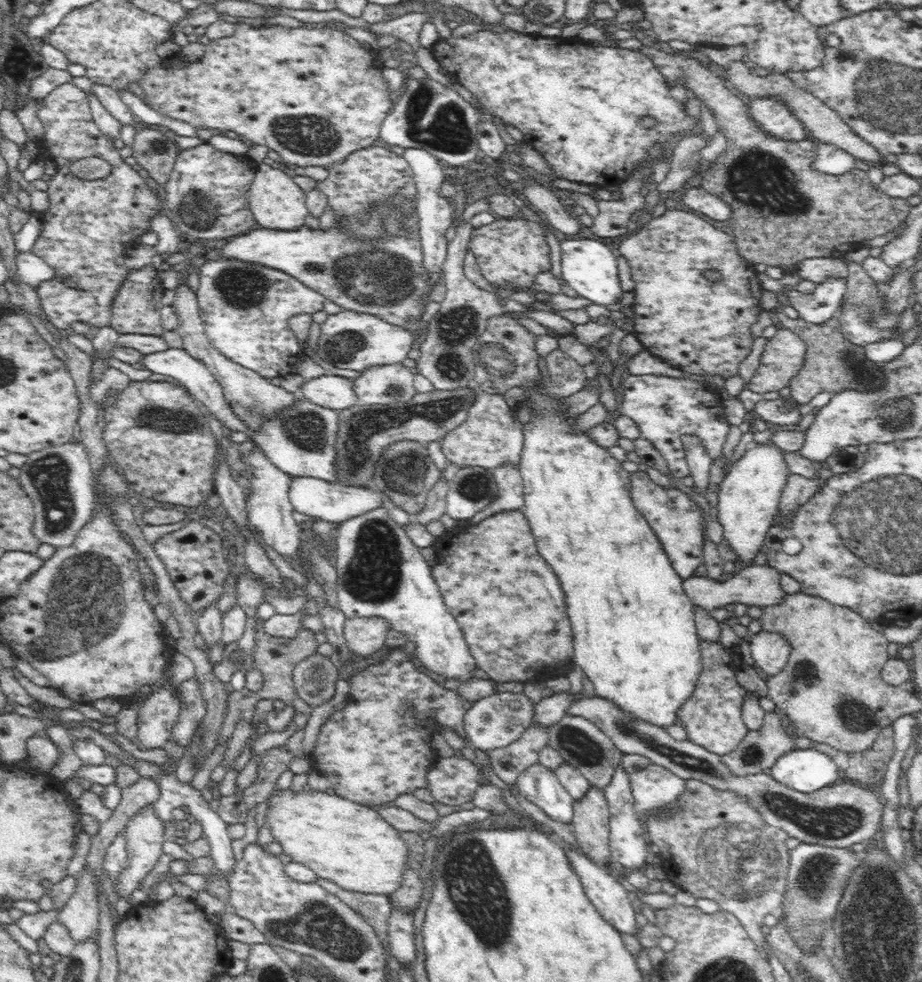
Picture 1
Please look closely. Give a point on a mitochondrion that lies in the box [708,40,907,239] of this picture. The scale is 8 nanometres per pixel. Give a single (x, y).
(760, 178)

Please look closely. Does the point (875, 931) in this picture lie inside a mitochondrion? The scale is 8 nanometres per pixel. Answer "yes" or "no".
yes

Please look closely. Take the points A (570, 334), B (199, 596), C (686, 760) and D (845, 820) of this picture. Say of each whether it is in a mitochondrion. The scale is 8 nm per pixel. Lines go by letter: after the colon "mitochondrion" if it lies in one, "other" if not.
A: other
B: other
C: mitochondrion
D: mitochondrion

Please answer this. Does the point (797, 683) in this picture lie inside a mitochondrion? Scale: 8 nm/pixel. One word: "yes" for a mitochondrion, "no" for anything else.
yes

